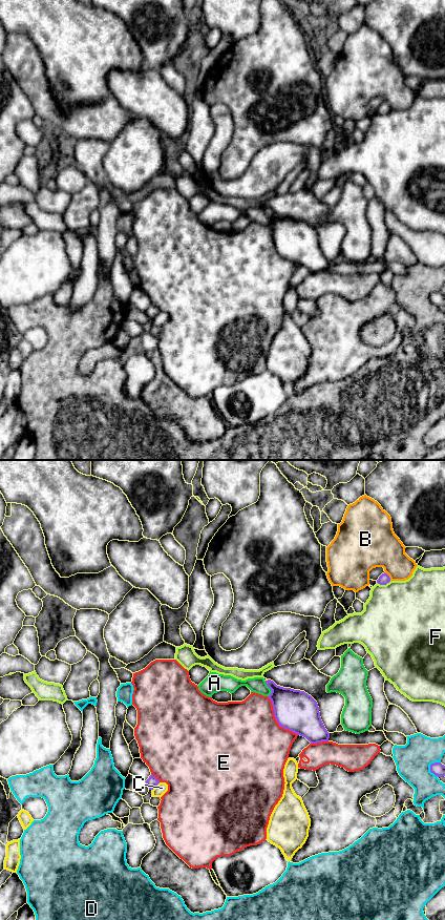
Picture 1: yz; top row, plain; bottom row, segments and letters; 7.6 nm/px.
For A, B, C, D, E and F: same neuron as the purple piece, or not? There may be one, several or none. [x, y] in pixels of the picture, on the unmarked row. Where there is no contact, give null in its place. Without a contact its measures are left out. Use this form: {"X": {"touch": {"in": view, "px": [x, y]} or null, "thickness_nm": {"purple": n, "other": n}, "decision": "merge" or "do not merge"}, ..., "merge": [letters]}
{"A": {"touch": {"in": "yz", "px": [270, 217]}, "thickness_nm": {"purple": 320, "other": 120}, "decision": "do not merge"}, "B": {"touch": {"in": "yz", "px": [388, 105]}, "thickness_nm": {"purple": 80, "other": 320}, "decision": "do not merge"}, "C": {"touch": {"in": "yz", "px": [155, 315]}, "thickness_nm": {"purple": 90, "other": 90}, "decision": "do not merge"}, "D": {"touch": {"in": "yz", "px": [430, 299]}, "thickness_nm": {"purple": 100, "other": 260}, "decision": "do not merge"}, "E": {"touch": {"in": "yz", "px": [276, 249]}, "thickness_nm": {"purple": 320, "other": 500}, "decision": "do not merge"}, "F": {"touch": {"in": "yz", "px": [383, 113]}, "thickness_nm": {"purple": 80, "other": 480}, "decision": "do not merge"}, "merge": []}

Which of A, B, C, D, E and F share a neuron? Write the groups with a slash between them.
A / B / C / D / E / F

